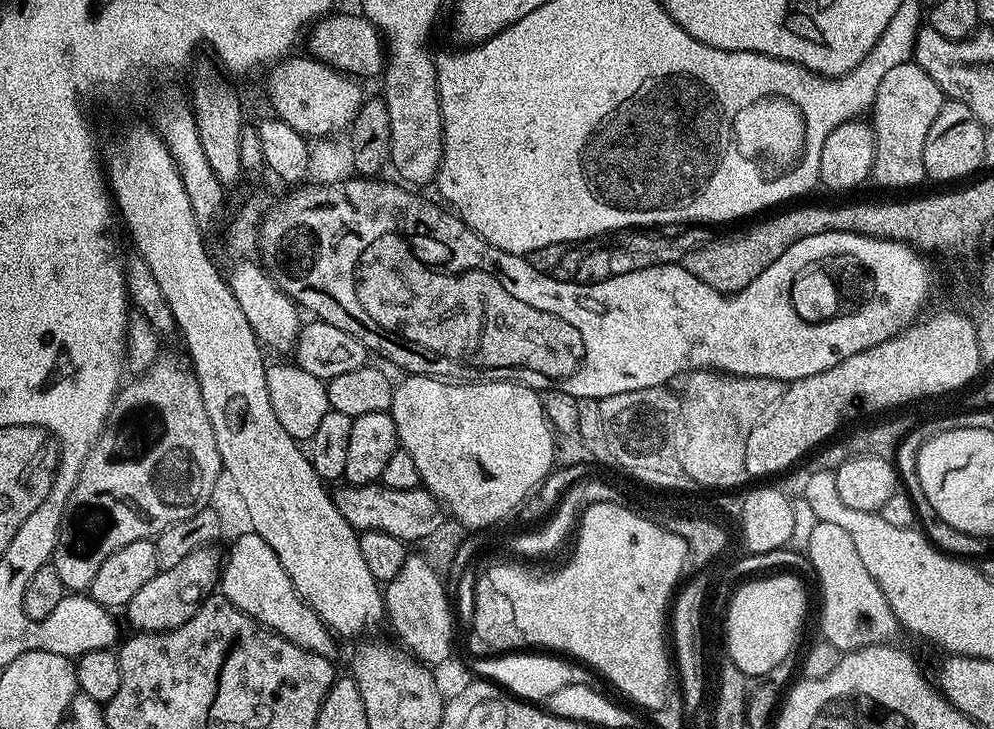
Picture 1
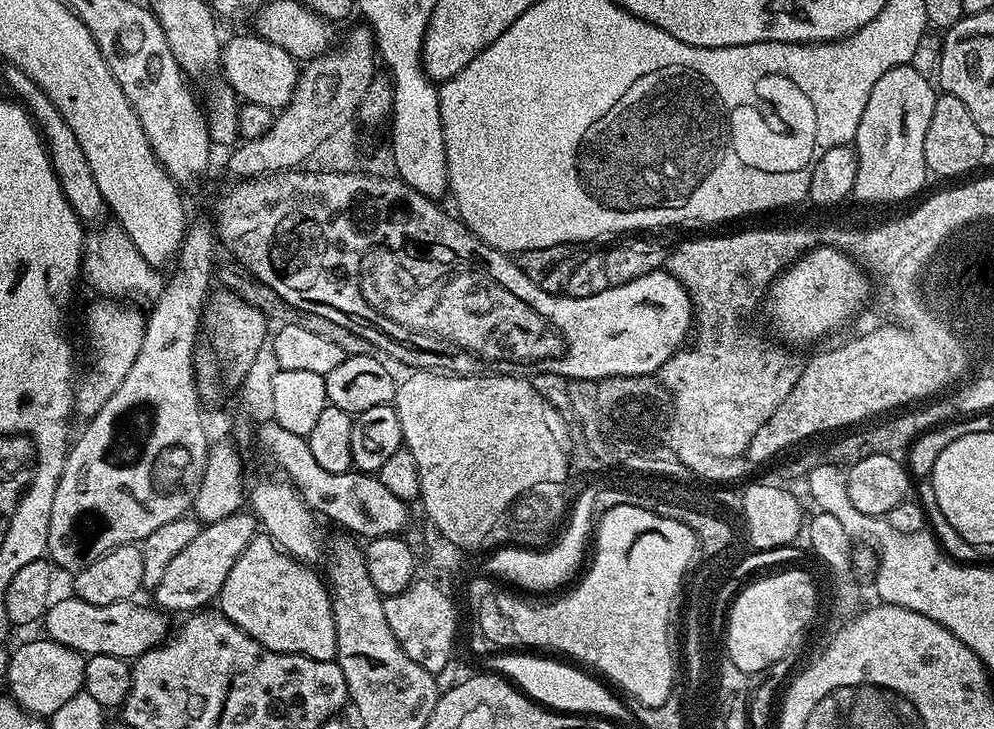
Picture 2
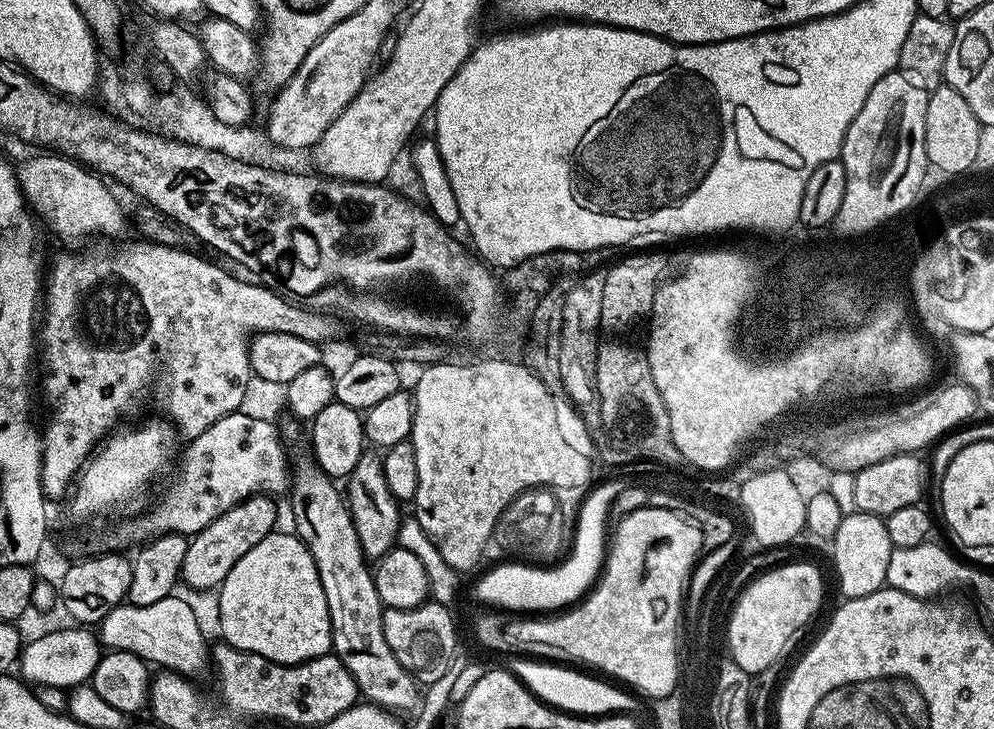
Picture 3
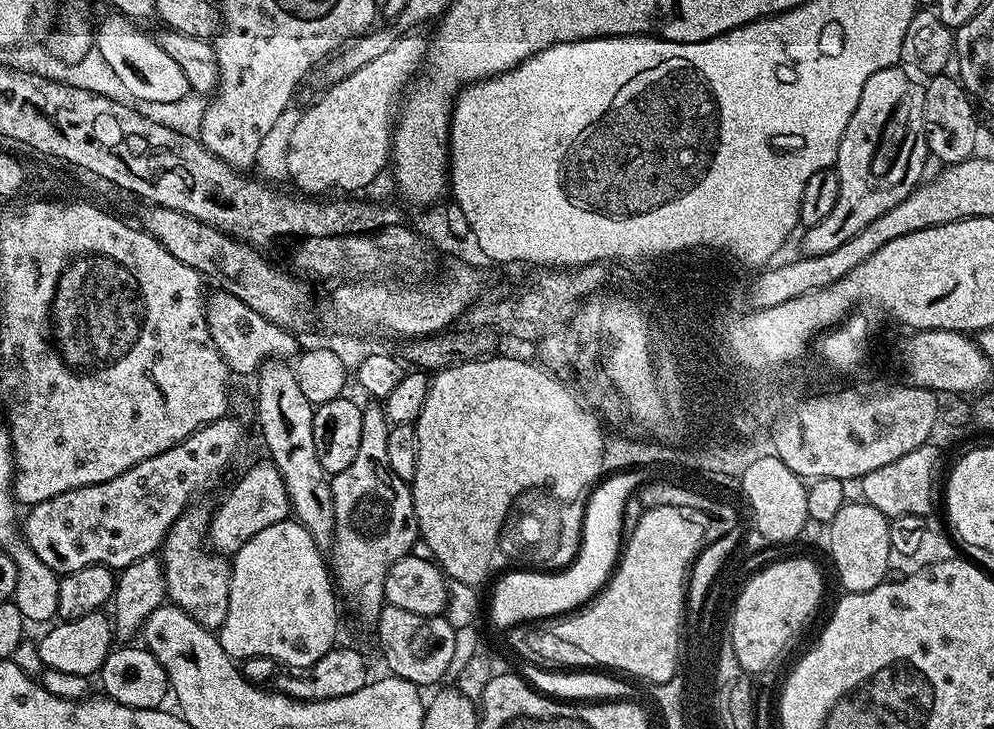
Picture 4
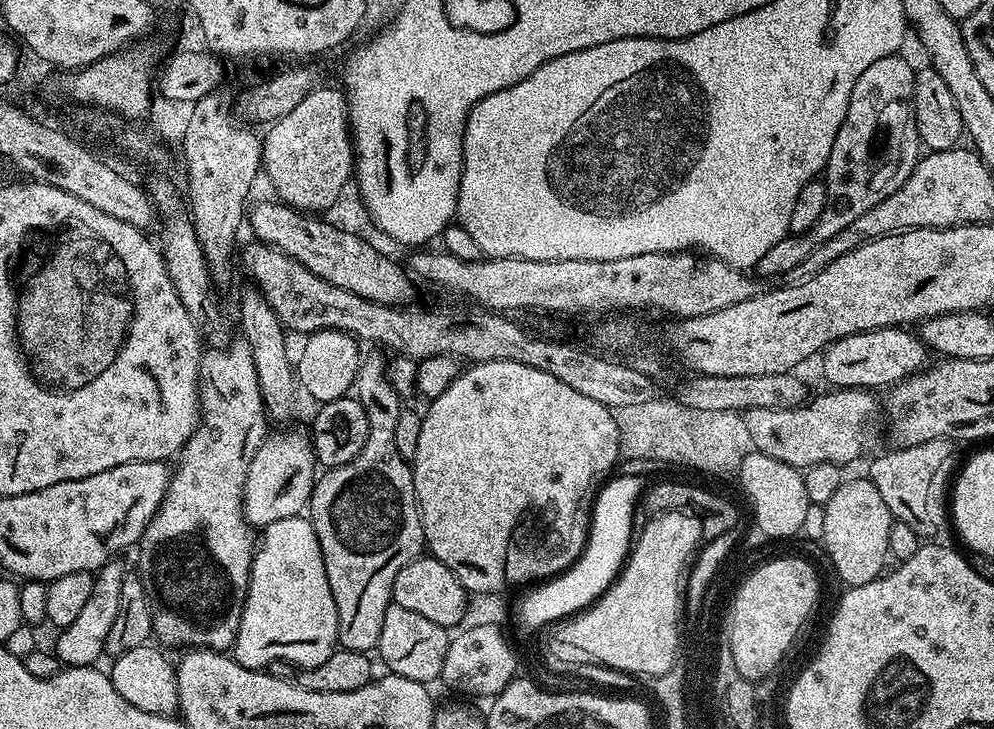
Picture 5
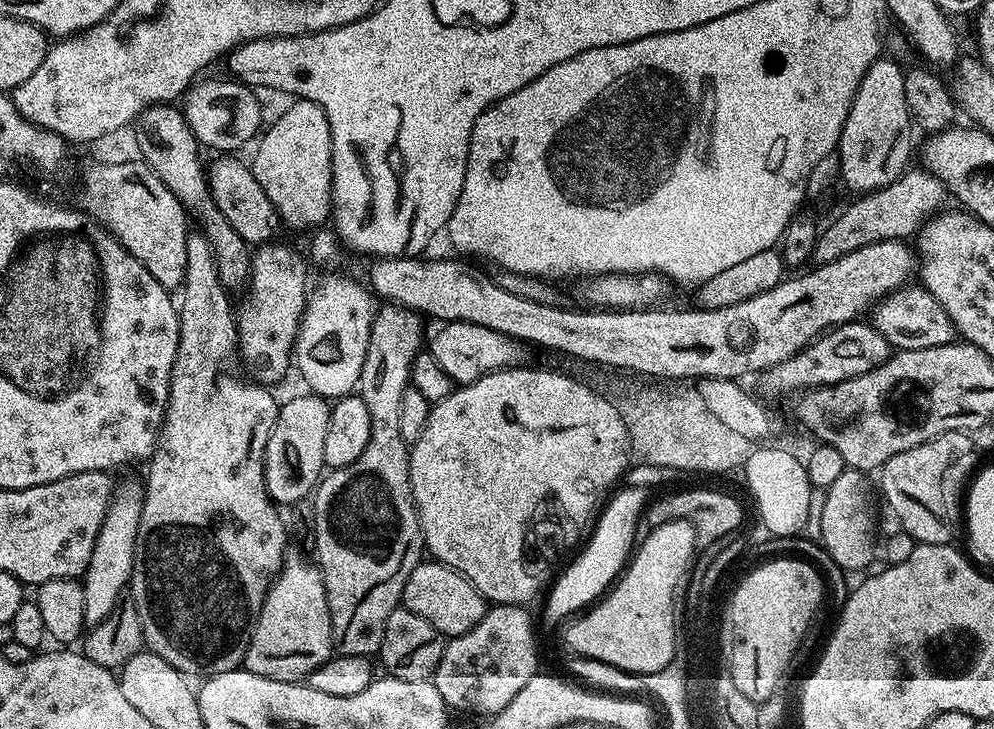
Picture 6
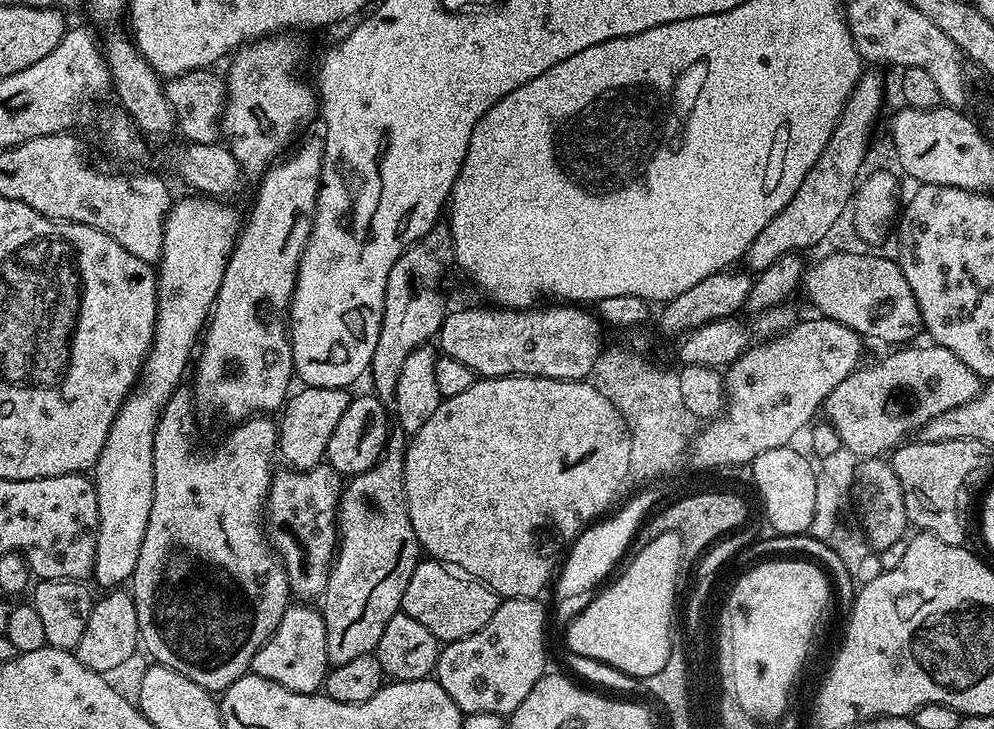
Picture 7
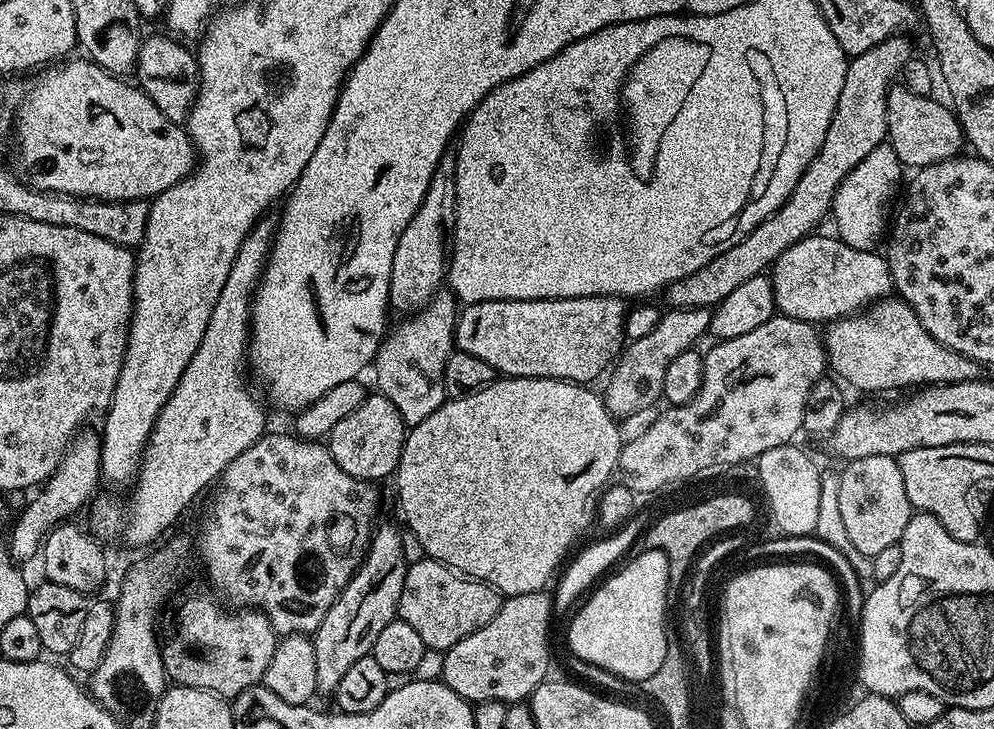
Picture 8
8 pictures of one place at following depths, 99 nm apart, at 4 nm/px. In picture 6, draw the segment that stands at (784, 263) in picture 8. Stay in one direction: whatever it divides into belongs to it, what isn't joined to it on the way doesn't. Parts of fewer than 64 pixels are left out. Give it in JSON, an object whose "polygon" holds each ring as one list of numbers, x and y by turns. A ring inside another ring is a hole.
{"polygon":[[905,286,898,292,884,297,870,312,872,327,886,338,886,342,902,352,906,350,930,350,930,346,946,346,957,339,958,333,950,322,950,314,938,306,938,298,931,296,922,286]]}

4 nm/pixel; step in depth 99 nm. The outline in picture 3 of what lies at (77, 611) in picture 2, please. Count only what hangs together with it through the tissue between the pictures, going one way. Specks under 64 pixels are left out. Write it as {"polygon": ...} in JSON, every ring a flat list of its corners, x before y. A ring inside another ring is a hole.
{"polygon":[[179,594,162,598,162,602,154,602,151,606,127,602,118,605,100,621,98,635,105,649,138,654,149,665,178,672,181,676,195,677,195,672,210,664,210,643,204,637,204,628,195,610]]}

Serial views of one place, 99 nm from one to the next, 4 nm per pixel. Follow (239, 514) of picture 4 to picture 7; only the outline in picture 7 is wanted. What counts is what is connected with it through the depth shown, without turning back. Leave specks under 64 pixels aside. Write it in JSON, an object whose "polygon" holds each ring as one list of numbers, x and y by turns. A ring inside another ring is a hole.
{"polygon":[[301,387,301,392,293,391,289,395,278,416,278,456,285,460,285,465,296,470,316,467,325,459,330,434,338,426,342,414,350,399,348,388,313,388]]}

